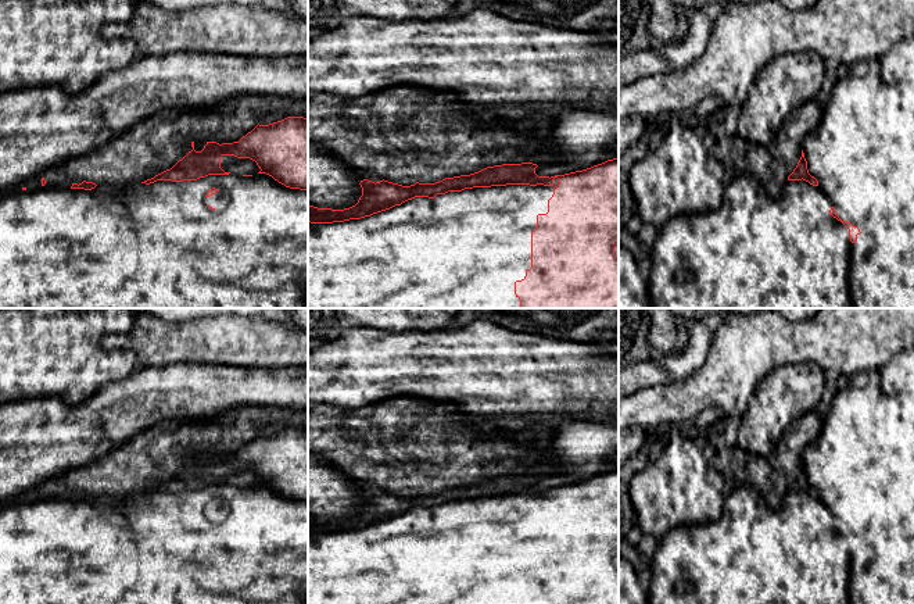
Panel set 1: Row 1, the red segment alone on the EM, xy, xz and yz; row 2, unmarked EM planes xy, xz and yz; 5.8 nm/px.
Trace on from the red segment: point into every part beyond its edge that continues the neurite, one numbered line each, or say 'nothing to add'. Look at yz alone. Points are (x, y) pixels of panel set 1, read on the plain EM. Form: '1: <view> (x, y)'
1: yz (861, 464)

